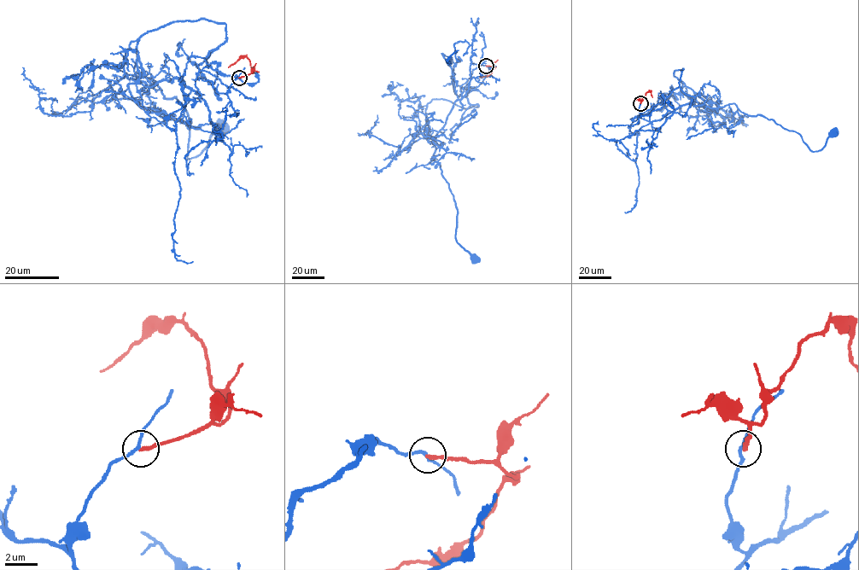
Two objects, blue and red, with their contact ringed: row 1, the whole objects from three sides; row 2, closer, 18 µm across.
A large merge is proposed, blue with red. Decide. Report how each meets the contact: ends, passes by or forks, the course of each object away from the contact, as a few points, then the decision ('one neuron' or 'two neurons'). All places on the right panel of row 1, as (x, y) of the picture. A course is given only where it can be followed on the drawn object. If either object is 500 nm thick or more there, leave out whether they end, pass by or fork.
blue passes by; red ends there; blue runs (640, 103), (640, 113), (658, 104), (673, 112), (734, 103), (797, 132), (812, 151), (833, 132); red runs (640, 103), (649, 91), (652, 97); two neurons

